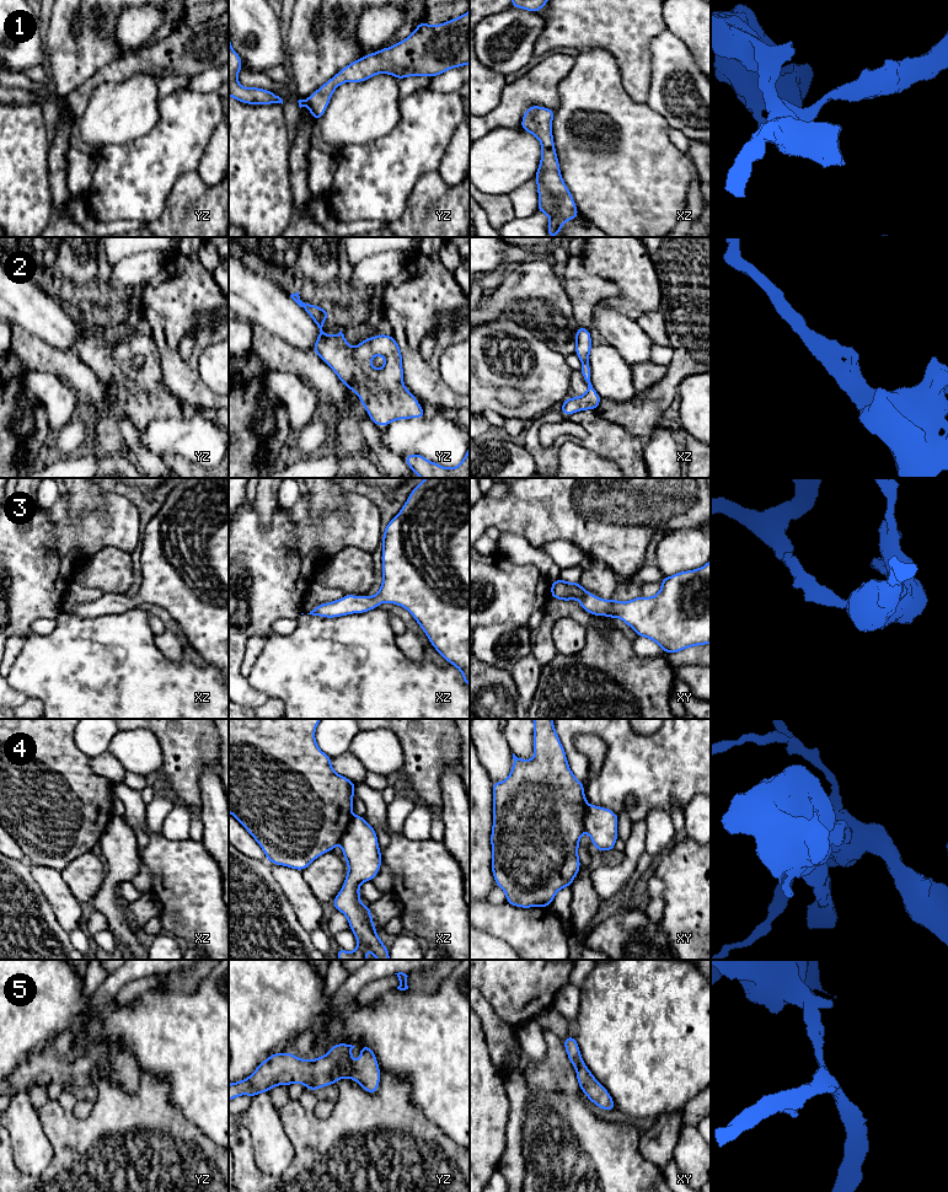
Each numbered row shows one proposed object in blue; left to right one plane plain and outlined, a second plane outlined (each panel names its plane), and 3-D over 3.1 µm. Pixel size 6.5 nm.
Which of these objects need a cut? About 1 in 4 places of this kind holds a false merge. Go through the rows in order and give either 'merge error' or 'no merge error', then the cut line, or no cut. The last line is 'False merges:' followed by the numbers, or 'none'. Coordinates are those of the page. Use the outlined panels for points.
1: no merge error; no cut
2: no merge error; no cut
3: no merge error; no cut
4: merge error; cut in xz along (353, 816), (339, 842)
5: no merge error; no cut
False merges: 4

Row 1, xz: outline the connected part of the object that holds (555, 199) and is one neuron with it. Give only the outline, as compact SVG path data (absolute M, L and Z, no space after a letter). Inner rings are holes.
M530 106L523 117L520 127L535 135L541 144L542 154L539 170L535 174L539 193L537 213L550 216L547 233L550 237L561 233L561 226L567 220L579 216L574 199L563 182L559 162L556 155L552 120L556 109Z

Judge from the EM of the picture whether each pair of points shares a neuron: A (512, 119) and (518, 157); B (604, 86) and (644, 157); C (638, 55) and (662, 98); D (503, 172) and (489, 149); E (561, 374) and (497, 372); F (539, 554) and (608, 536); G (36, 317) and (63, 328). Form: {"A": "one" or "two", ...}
{"A": "two", "B": "one", "C": "two", "D": "one", "E": "one", "F": "two", "G": "one"}

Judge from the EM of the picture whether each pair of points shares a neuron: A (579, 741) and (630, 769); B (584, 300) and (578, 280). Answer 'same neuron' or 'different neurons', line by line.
A: different neurons
B: same neuron

